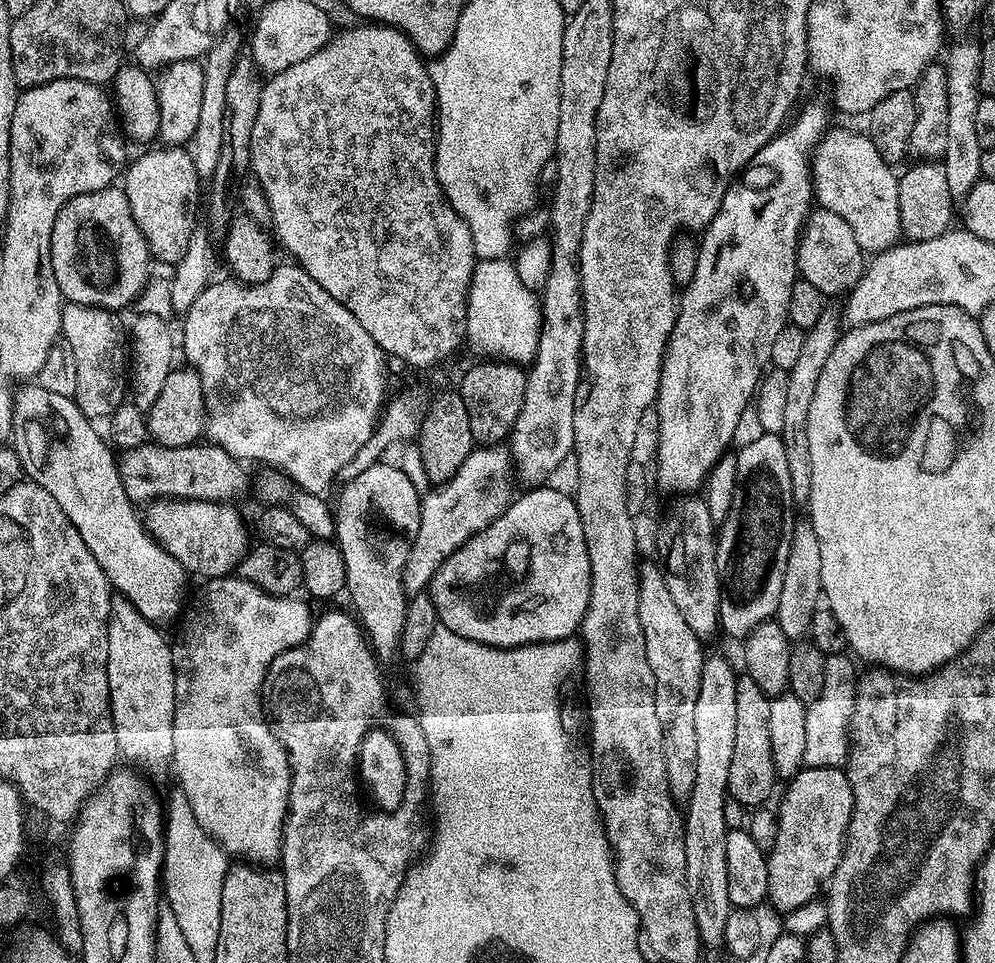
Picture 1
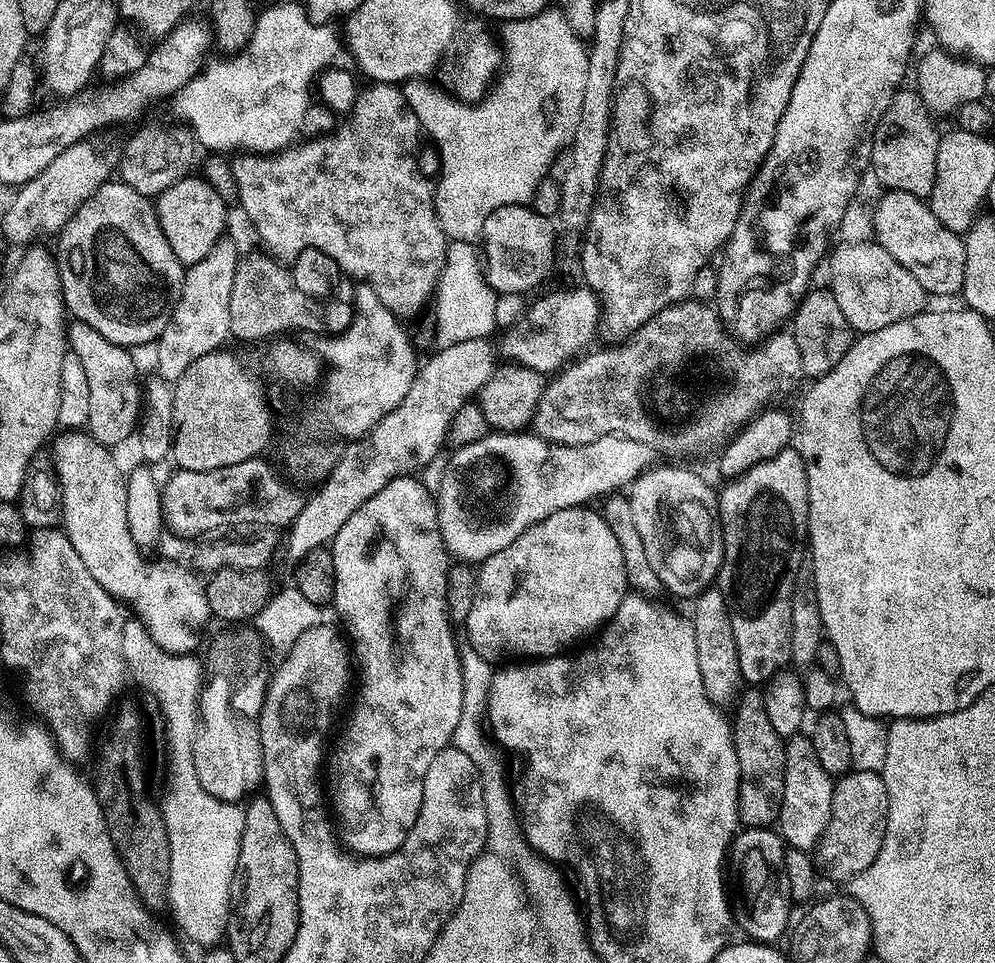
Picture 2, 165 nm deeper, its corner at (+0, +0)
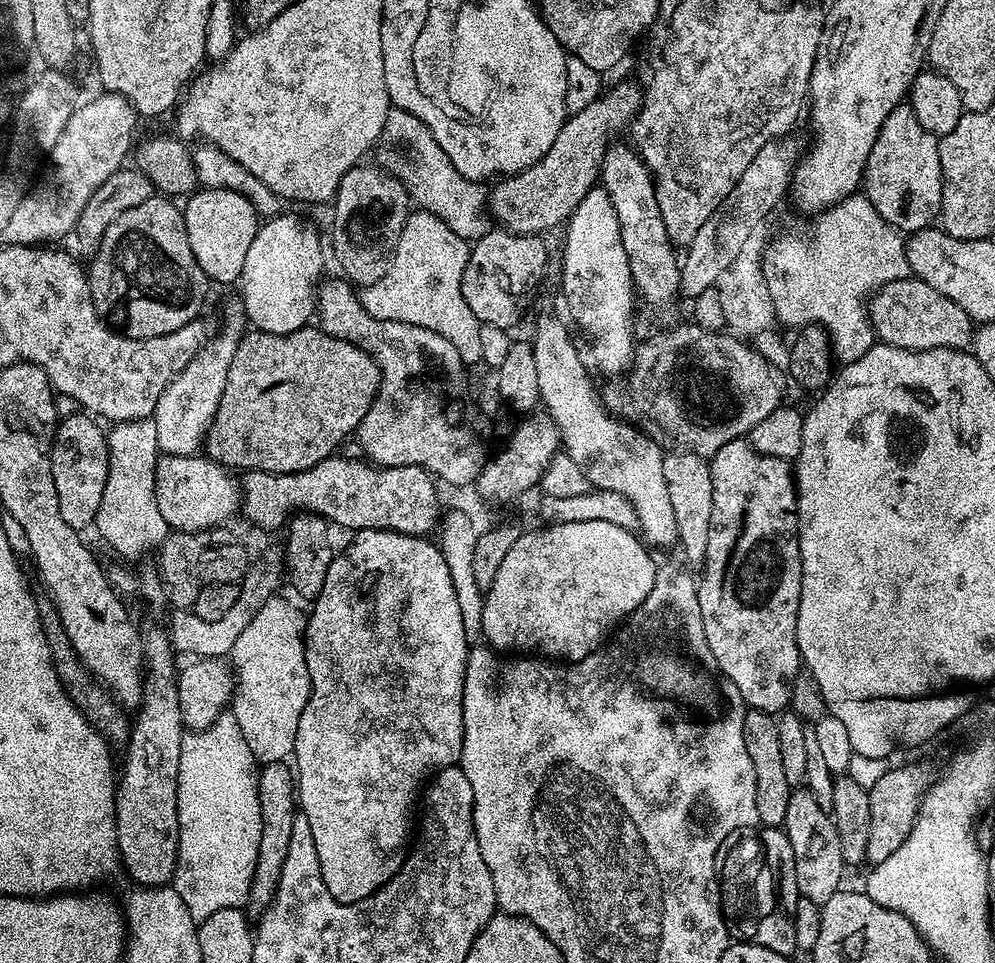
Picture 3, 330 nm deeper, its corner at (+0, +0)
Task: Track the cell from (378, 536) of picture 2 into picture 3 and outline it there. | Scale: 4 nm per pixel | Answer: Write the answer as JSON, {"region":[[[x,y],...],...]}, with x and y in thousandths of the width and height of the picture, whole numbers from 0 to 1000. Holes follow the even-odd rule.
{"region":[[[363,548],[355,557],[358,558],[351,563],[350,570],[343,577],[342,574],[335,576],[332,592],[328,592],[328,604],[324,604],[324,613],[313,628],[314,637],[311,634],[308,640],[306,669],[312,717],[311,727],[299,748],[295,780],[299,839],[308,854],[312,854],[312,870],[316,870],[316,883],[320,883],[324,916],[328,916],[328,924],[332,924],[342,939],[359,939],[375,930],[388,915],[398,911],[406,897],[408,881],[405,881],[405,876],[410,868],[410,838],[418,821],[420,827],[427,811],[443,798],[461,794],[466,774],[466,701],[472,676],[451,589],[441,568],[435,562],[433,565],[433,560],[393,552],[387,548]]]}

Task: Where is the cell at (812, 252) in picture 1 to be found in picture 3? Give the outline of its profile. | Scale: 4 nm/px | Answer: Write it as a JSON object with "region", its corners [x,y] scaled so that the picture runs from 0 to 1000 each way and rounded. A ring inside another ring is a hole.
{"region":[[[914,289],[888,295],[880,300],[871,313],[871,318],[876,342],[889,357],[921,363],[972,362],[976,358],[979,334],[973,324],[955,309],[943,305],[943,301],[939,301],[939,297],[935,297],[930,291]]]}

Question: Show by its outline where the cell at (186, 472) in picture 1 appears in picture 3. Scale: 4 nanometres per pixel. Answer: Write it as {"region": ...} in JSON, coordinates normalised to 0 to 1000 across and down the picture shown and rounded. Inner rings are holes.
{"region":[[[335,471],[312,484],[312,488],[282,494],[273,490],[246,489],[245,499],[242,497],[239,503],[243,534],[245,532],[246,538],[254,540],[261,548],[284,549],[294,534],[313,534],[353,550],[387,548],[425,558],[439,551],[444,529],[442,515],[438,512],[439,499],[433,490],[424,484],[384,486],[365,477],[349,478],[342,472]]]}

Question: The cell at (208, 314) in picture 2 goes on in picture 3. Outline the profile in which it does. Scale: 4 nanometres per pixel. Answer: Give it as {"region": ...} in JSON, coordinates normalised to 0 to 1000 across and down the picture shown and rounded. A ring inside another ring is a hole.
{"region":[[[235,309],[225,320],[225,337],[217,353],[210,352],[196,372],[166,401],[159,413],[159,422],[151,435],[157,439],[162,470],[192,474],[202,468],[209,444],[219,426],[219,417],[223,417],[223,405],[227,405],[227,388],[231,384],[231,376],[246,347],[245,316],[241,309]]]}

